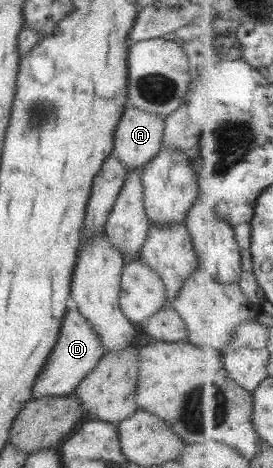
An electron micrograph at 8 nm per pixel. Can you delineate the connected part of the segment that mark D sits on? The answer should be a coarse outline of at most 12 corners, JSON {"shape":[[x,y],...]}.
{"shape":[[69,305],[31,398],[64,396],[105,350]]}

